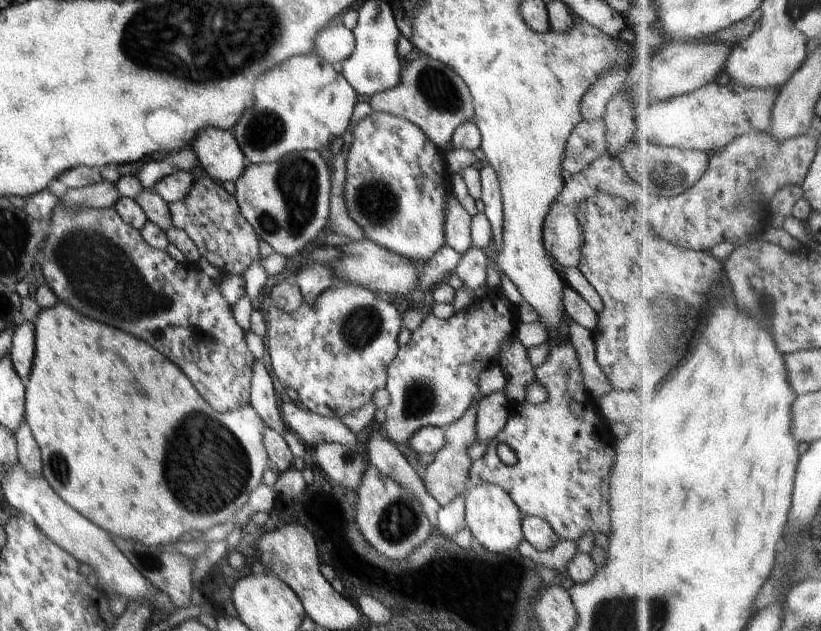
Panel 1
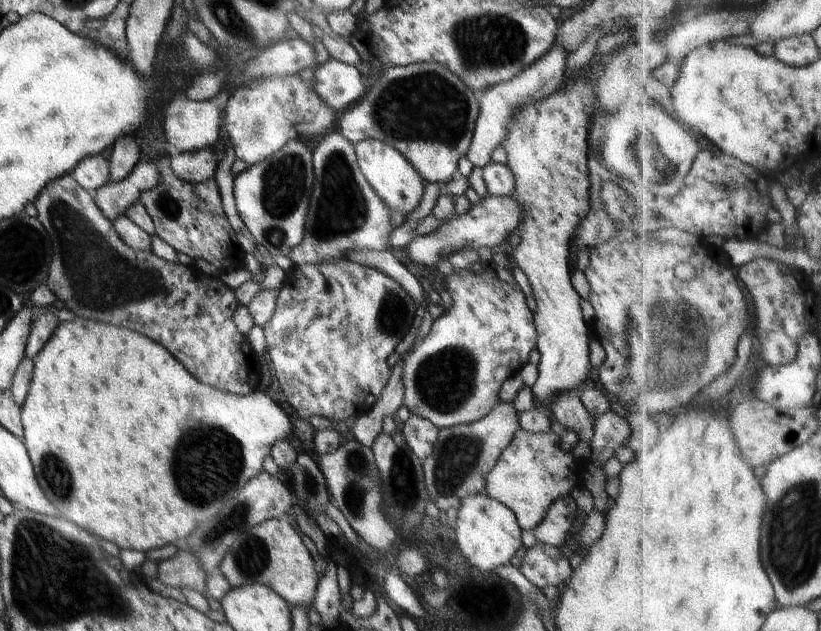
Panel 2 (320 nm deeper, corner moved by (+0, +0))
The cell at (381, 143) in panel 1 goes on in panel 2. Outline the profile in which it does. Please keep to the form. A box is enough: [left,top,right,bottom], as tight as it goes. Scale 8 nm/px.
[353,139,425,216]

